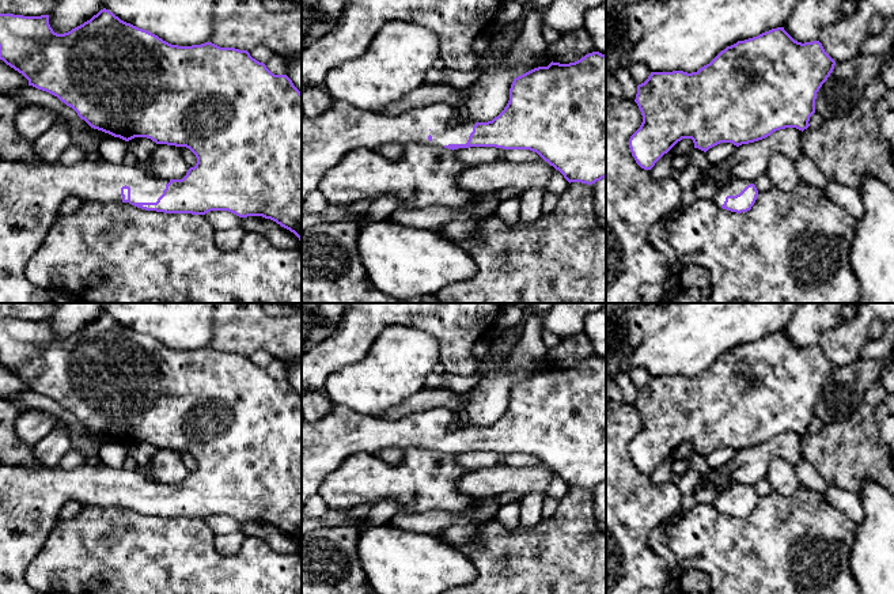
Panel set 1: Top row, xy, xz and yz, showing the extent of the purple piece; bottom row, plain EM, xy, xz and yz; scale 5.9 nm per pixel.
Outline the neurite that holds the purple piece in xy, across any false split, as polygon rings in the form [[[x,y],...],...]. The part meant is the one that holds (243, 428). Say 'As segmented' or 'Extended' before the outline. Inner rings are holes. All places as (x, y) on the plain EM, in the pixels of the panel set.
Extended. [[[103,313],[90,325],[72,333],[68,337],[57,338],[49,329],[49,319],[23,321],[14,318],[0,318],[0,364],[22,378],[29,390],[46,396],[57,401],[67,410],[72,412],[77,420],[91,432],[129,446],[135,442],[147,442],[156,449],[167,449],[189,453],[197,462],[194,472],[190,472],[182,484],[160,484],[147,473],[128,470],[124,466],[113,469],[110,466],[83,465],[76,469],[54,468],[23,468],[0,465],[0,594],[43,594],[34,590],[26,580],[26,571],[31,561],[43,548],[52,529],[58,521],[61,507],[71,500],[83,506],[102,507],[129,507],[145,515],[164,518],[192,518],[205,519],[211,515],[228,515],[239,522],[262,521],[293,537],[302,548],[302,397],[293,390],[287,379],[272,378],[264,367],[257,366],[247,355],[235,352],[220,352],[212,347],[192,351],[171,349],[158,340],[121,325],[109,314]]]

